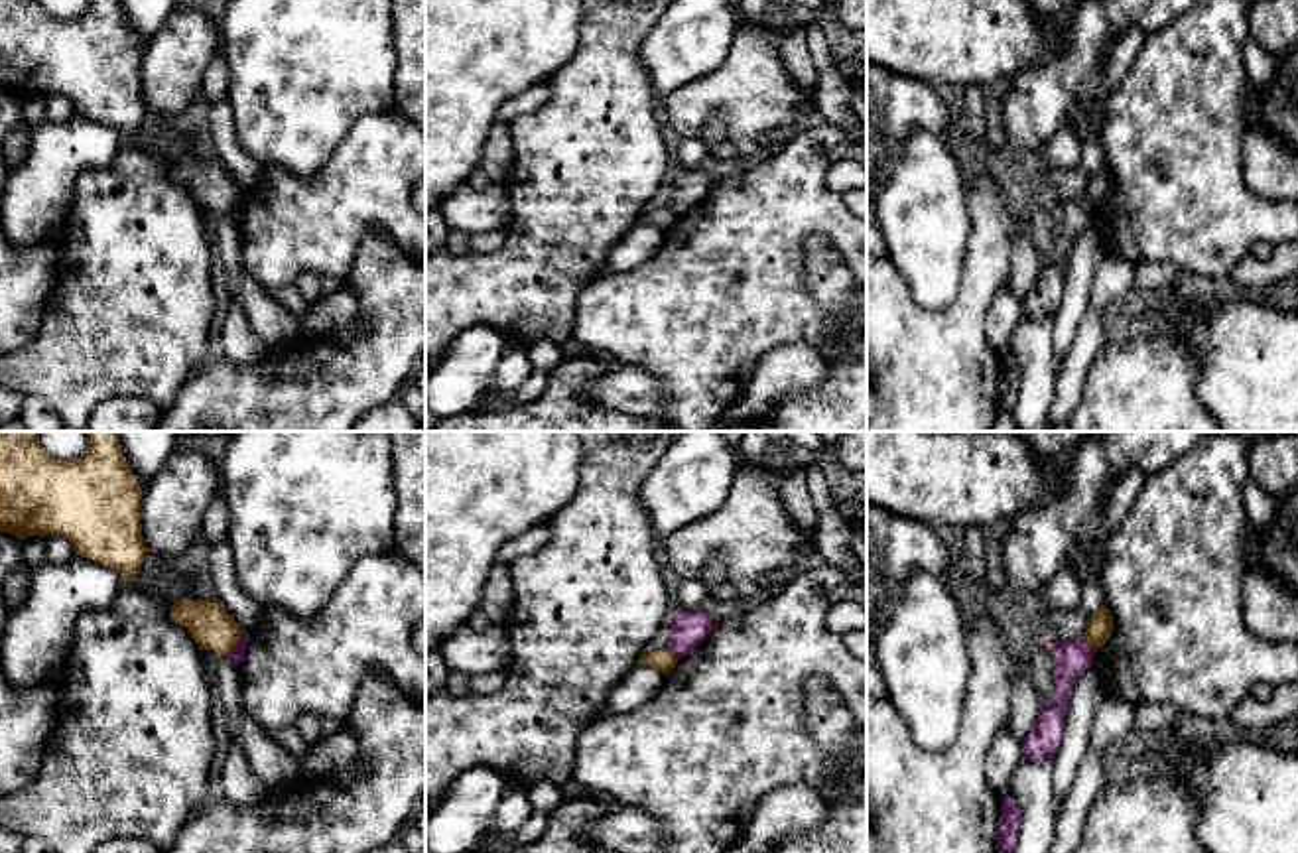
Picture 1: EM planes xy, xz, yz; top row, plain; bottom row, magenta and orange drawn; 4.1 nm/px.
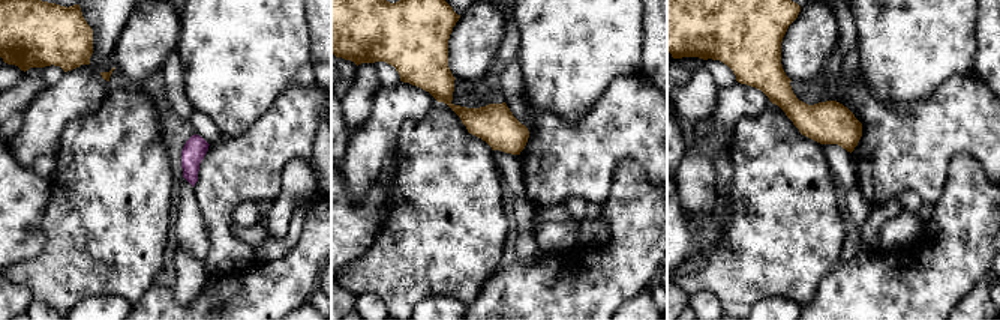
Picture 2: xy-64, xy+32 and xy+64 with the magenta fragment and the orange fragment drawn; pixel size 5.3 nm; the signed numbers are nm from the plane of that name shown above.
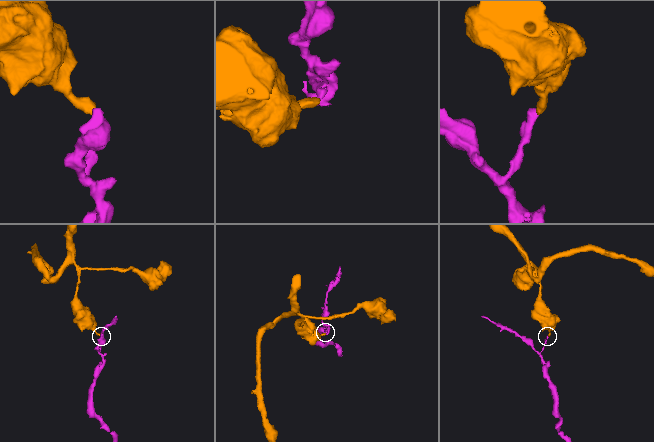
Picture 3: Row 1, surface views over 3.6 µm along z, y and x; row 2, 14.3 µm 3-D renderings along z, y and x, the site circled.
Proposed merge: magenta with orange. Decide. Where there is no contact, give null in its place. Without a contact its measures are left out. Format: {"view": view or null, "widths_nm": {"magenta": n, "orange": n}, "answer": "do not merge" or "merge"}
{"view": "xy", "widths_nm": {"magenta": 50, "orange": 170}, "answer": "do not merge"}

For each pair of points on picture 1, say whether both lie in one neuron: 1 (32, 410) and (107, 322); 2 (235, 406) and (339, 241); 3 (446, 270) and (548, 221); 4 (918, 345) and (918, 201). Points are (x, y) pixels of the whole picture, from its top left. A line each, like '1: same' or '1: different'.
1: different
2: different
3: same
4: different

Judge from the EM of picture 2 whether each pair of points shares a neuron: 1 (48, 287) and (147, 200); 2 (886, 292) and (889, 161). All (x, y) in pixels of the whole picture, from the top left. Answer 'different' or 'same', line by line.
1: same
2: different

